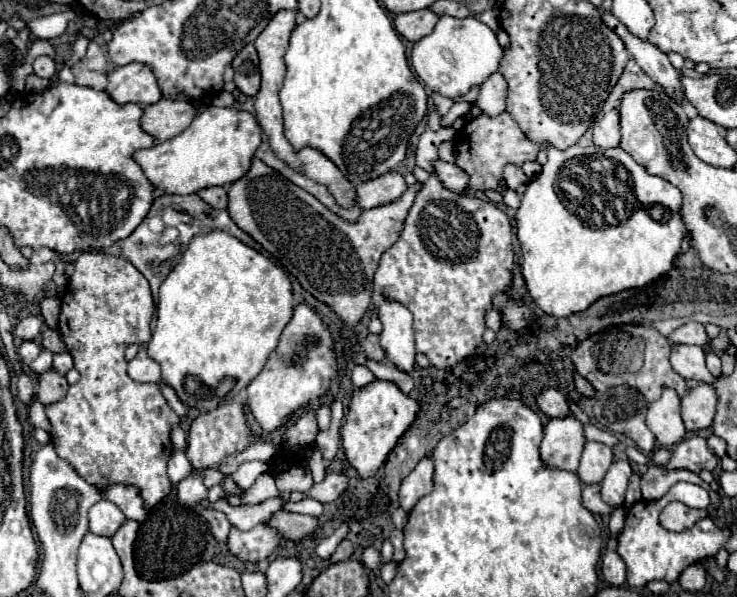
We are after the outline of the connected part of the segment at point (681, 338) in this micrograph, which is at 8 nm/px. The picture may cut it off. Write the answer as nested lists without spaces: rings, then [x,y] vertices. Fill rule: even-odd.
[[[685,323],[681,325],[679,329],[675,329],[669,337],[671,343],[685,343],[685,345],[707,345],[709,343],[709,337],[705,333],[705,327],[701,323]]]

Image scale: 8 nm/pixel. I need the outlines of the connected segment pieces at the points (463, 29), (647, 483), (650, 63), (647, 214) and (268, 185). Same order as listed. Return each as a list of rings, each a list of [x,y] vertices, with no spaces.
[[[443,15],[439,17],[435,29],[413,45],[411,65],[429,91],[455,99],[467,93],[473,85],[481,85],[491,73],[495,73],[501,55],[503,49],[497,43],[495,33],[485,23],[475,17],[453,19]]]
[[[651,465],[647,469],[647,473],[641,477],[641,491],[643,491],[643,499],[645,501],[655,501],[655,499],[661,499],[673,483],[679,483],[679,481],[687,481],[687,483],[695,483],[695,485],[701,485],[703,489],[709,491],[711,495],[711,507],[705,511],[705,515],[713,509],[717,509],[719,505],[719,495],[705,483],[699,479],[699,475],[691,473],[691,471],[665,471],[663,467],[657,467],[657,465]]]
[[[603,11],[601,13],[601,19],[603,23],[613,29],[621,41],[625,43],[627,47],[627,53],[637,61],[637,65],[657,83],[661,85],[669,95],[673,95],[673,89],[679,89],[681,87],[681,79],[679,79],[679,73],[673,69],[673,65],[669,63],[669,57],[657,47],[653,45],[651,41],[647,39],[641,39],[641,37],[635,37],[613,13],[607,13]]]
[[[573,145],[565,151],[559,151],[555,147],[547,147],[547,163],[543,165],[541,173],[537,177],[533,177],[527,185],[527,191],[521,197],[521,207],[517,209],[515,221],[517,221],[517,239],[521,243],[521,273],[525,277],[525,285],[529,289],[529,295],[533,297],[535,305],[545,311],[551,317],[569,317],[573,313],[581,313],[587,307],[591,307],[597,299],[625,291],[625,289],[633,289],[633,287],[643,287],[649,281],[657,279],[659,275],[667,273],[673,267],[673,259],[679,253],[681,241],[685,239],[685,227],[681,223],[679,217],[679,207],[681,207],[681,191],[677,187],[673,187],[669,181],[649,175],[639,163],[635,163],[635,159],[625,153],[621,147],[615,149],[599,149],[595,145]]]
[[[253,159],[247,175],[231,185],[227,211],[237,227],[271,253],[305,291],[335,311],[343,321],[343,335],[351,337],[371,305],[377,263],[383,251],[399,239],[405,217],[419,189],[421,183],[415,183],[399,201],[363,211],[357,223],[349,223],[329,211],[313,195],[287,181],[281,173],[267,167],[263,161]]]

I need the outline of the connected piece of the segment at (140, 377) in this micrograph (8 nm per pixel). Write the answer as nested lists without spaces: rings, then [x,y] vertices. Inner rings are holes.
[[[141,347],[135,359],[129,361],[127,373],[137,383],[161,383],[161,369],[153,359],[149,359],[145,347]]]

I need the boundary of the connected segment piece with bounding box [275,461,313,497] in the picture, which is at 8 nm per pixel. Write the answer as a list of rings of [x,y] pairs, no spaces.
[[[305,461],[305,467],[301,467],[301,471],[289,471],[289,475],[279,475],[275,481],[277,481],[277,489],[281,491],[283,497],[287,497],[289,491],[305,493],[313,485],[307,461]]]

